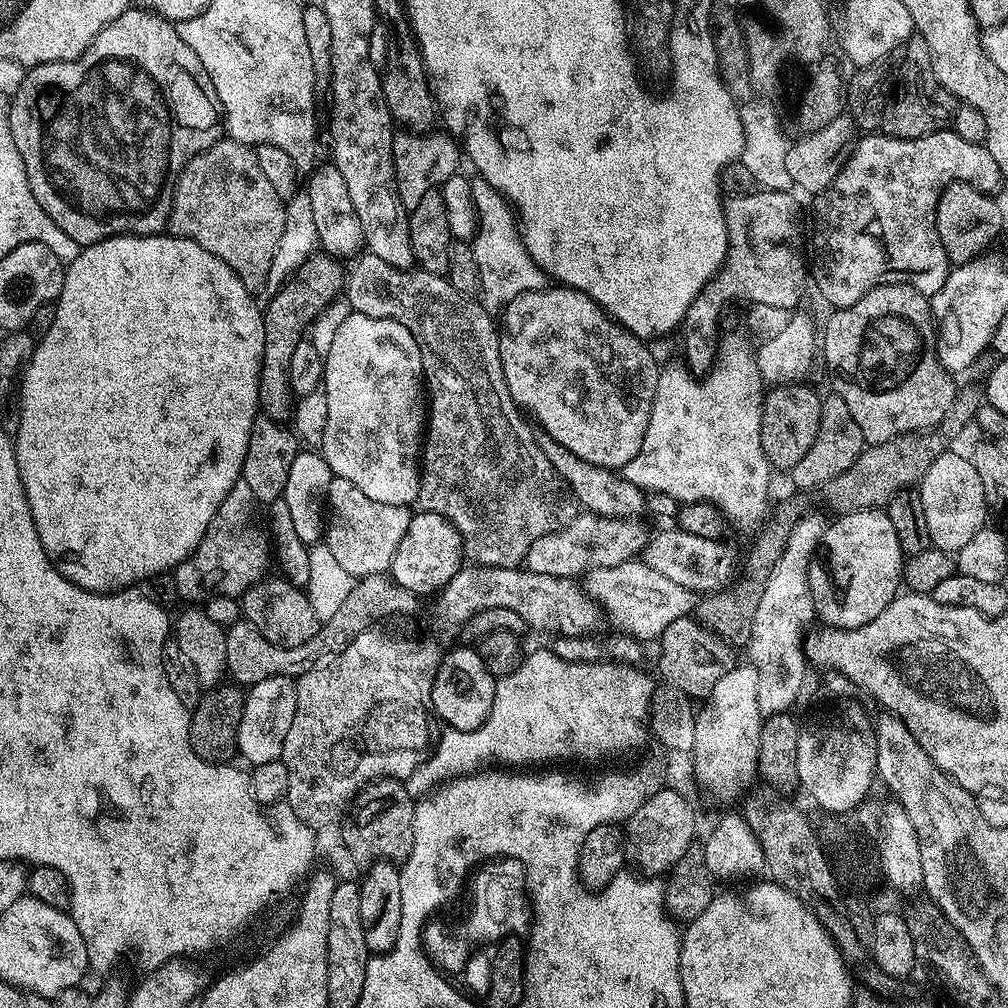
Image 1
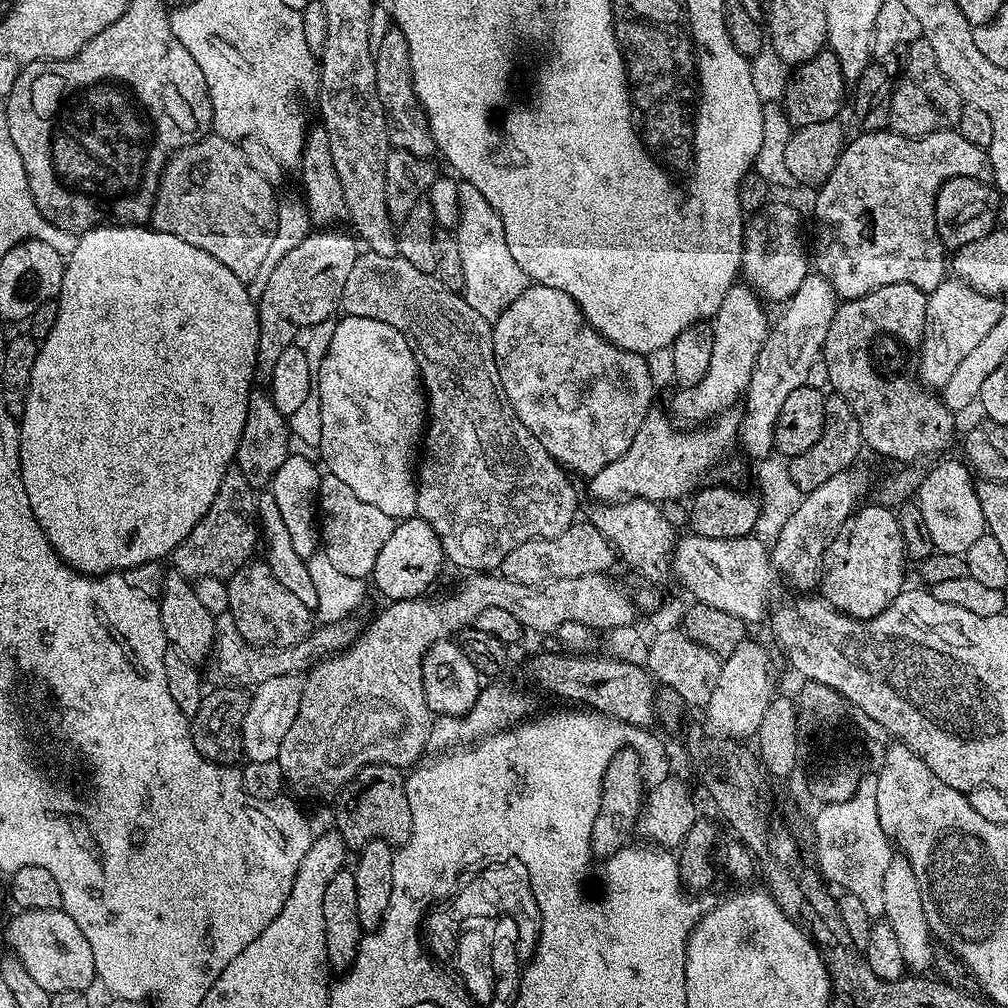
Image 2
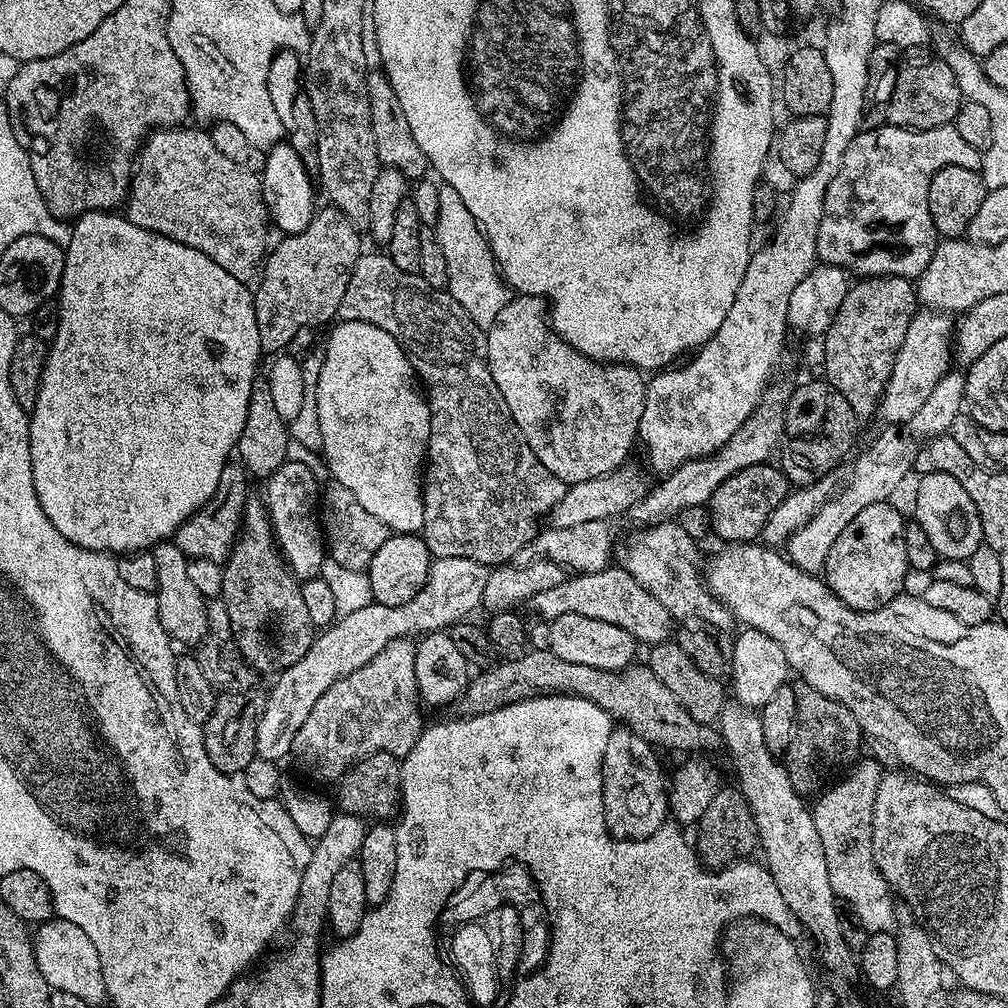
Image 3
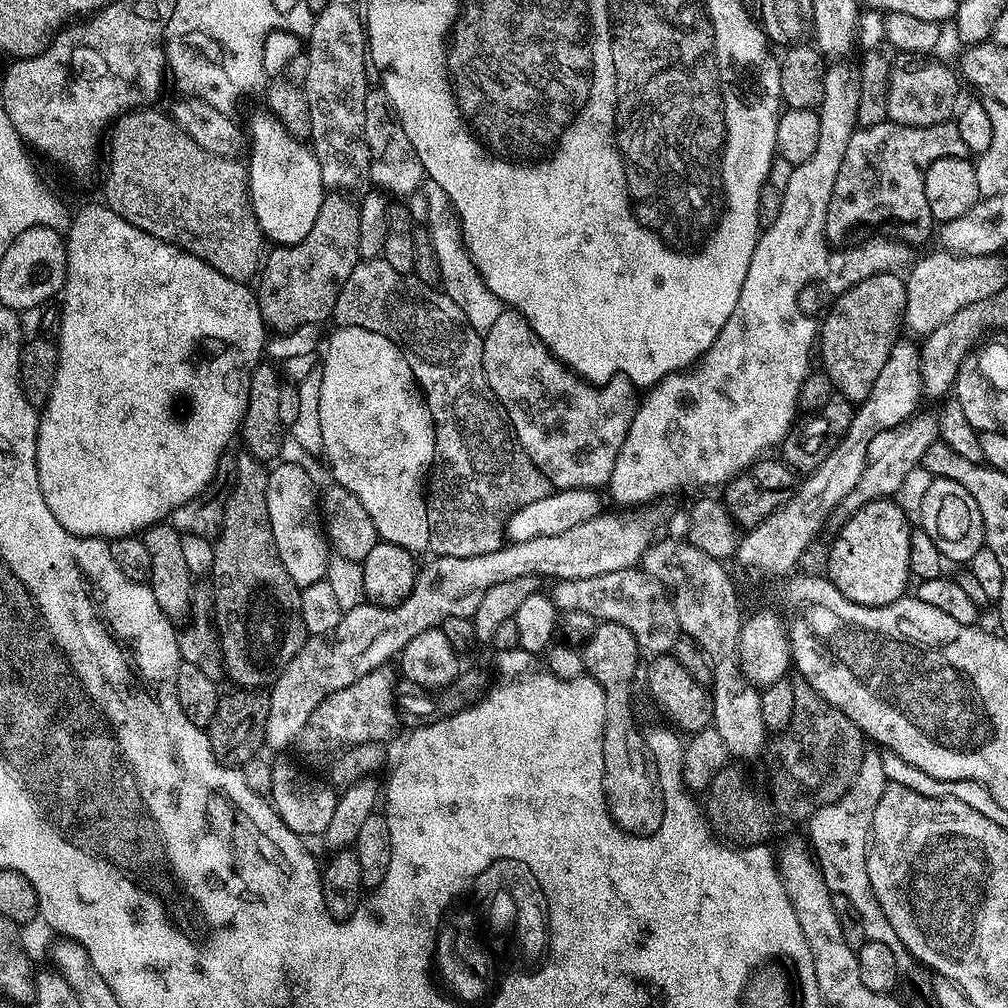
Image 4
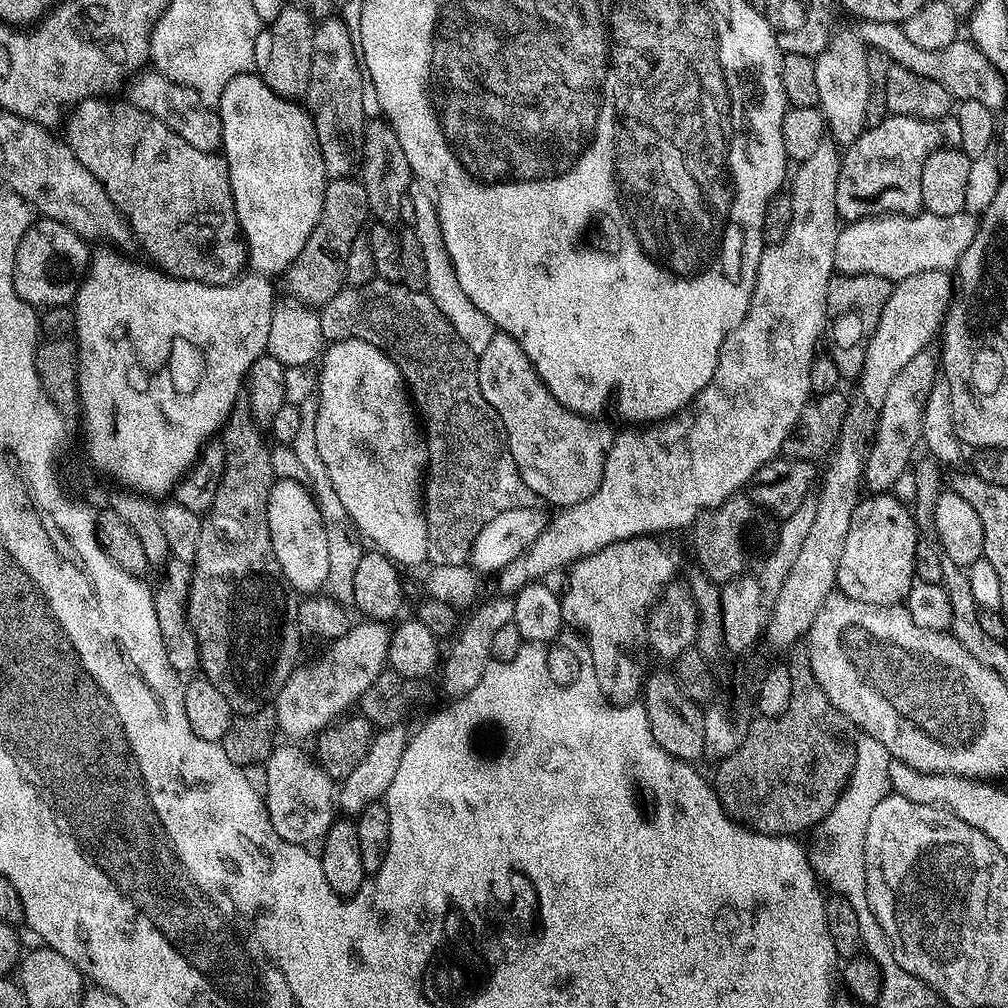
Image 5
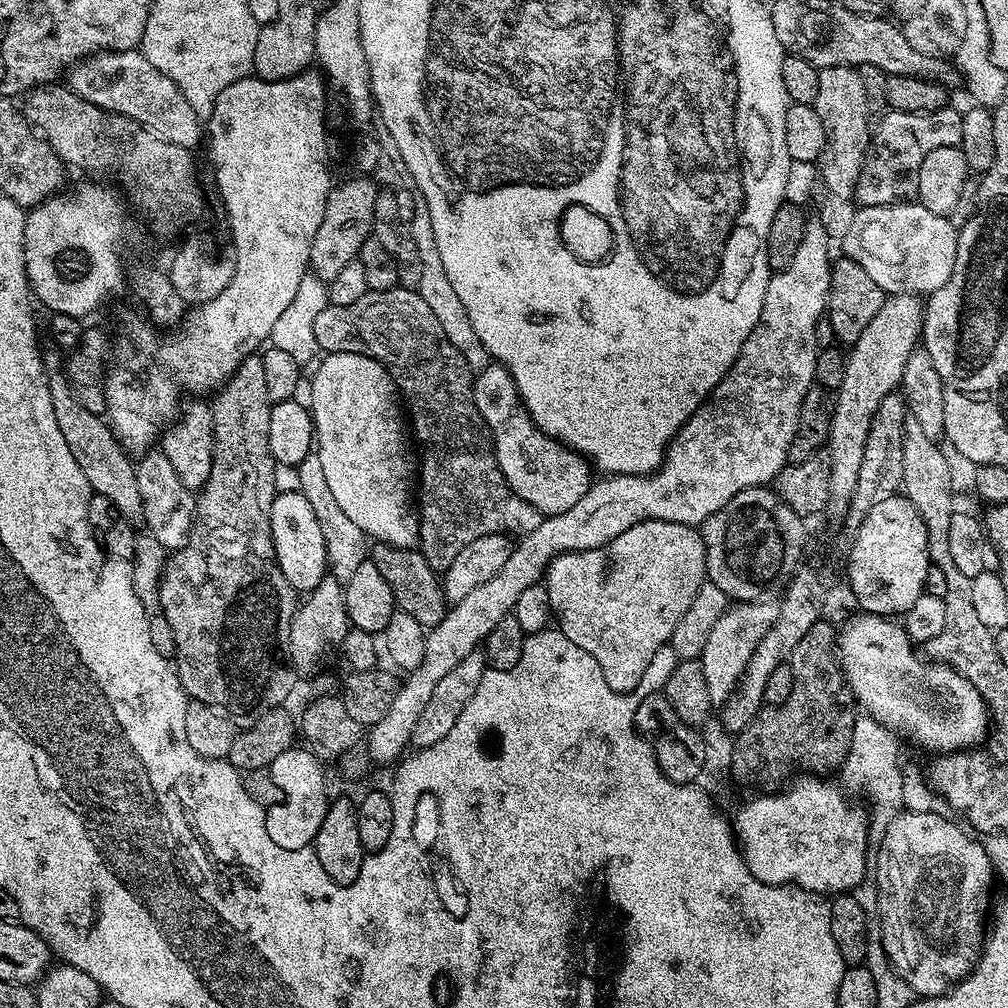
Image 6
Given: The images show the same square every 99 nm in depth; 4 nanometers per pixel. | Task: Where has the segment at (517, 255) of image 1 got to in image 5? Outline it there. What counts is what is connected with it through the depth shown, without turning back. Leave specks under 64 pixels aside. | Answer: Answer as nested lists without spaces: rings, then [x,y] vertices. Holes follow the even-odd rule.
[[[413,178],[408,187],[408,195],[415,211],[411,227],[415,228],[418,234],[418,242],[422,242],[422,258],[426,258],[428,296],[434,302],[434,306],[438,306],[438,310],[442,310],[446,322],[450,322],[450,326],[454,326],[458,338],[462,338],[462,342],[466,342],[466,346],[470,346],[472,352],[479,354],[486,350],[486,346],[490,346],[490,338],[494,338],[498,329],[490,322],[490,318],[486,318],[486,314],[482,314],[482,310],[478,310],[478,306],[474,306],[474,302],[470,302],[466,290],[462,290],[462,285],[458,283],[458,274],[454,274],[450,254],[446,254],[446,246],[442,242],[440,219],[436,213],[436,202],[432,189],[423,180]]]

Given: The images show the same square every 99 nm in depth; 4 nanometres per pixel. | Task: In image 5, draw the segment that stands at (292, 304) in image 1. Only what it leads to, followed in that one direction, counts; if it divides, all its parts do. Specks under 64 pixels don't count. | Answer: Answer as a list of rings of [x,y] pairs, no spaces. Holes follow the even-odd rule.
[[[338,176],[327,181],[325,196],[322,198],[321,217],[310,234],[309,241],[302,252],[293,260],[293,264],[283,272],[282,282],[289,297],[301,300],[309,306],[323,306],[330,302],[345,287],[346,258],[354,238],[365,231],[369,223],[368,195],[364,181],[352,176]]]

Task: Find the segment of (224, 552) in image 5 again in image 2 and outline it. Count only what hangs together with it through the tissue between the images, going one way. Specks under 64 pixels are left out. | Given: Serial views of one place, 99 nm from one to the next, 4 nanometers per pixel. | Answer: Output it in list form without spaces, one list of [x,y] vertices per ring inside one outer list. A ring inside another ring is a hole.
[[[267,562],[256,563],[246,563],[228,577],[228,611],[246,643],[263,650],[294,647],[311,635],[314,629],[313,609],[278,582]]]

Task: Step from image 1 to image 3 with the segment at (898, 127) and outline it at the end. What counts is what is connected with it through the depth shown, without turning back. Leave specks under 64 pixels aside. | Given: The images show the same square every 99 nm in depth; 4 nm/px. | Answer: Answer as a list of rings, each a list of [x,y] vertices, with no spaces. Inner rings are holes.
[[[912,54],[909,60],[904,60],[900,64],[900,69],[897,70],[896,76],[894,75],[894,79],[892,80],[892,97],[888,100],[886,105],[886,120],[887,123],[892,124],[895,128],[912,128],[916,132],[921,132],[922,130],[930,130],[931,128],[937,128],[938,126],[942,126],[943,124],[953,123],[956,119],[956,115],[958,114],[958,110],[960,109],[960,105],[962,103],[962,97],[960,91],[958,90],[958,82],[954,78],[954,70],[950,70],[950,66],[948,65],[947,59],[941,58],[939,60],[936,56],[920,56],[924,54]]]

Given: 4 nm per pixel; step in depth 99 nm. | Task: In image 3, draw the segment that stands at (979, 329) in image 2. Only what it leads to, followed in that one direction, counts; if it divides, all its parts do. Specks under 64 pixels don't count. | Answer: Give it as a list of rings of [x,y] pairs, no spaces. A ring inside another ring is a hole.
[[[920,310],[917,311],[916,315],[912,317],[912,321],[910,322],[910,326],[906,330],[906,338],[902,342],[902,346],[898,354],[896,355],[896,361],[894,362],[894,366],[892,367],[892,373],[890,374],[890,378],[886,382],[886,386],[884,387],[884,392],[880,395],[880,399],[878,401],[878,416],[879,419],[884,419],[883,422],[888,426],[904,426],[907,425],[907,422],[910,418],[914,418],[914,414],[918,414],[918,410],[922,410],[922,406],[926,402],[926,398],[930,398],[930,394],[934,390],[934,386],[938,386],[938,382],[943,378],[944,373],[949,371],[950,365],[954,360],[954,320],[951,315],[947,312],[937,312],[935,310]]]

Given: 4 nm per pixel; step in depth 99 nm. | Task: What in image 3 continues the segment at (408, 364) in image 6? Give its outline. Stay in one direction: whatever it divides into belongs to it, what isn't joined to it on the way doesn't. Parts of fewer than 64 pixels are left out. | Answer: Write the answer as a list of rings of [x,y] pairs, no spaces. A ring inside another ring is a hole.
[[[372,251],[376,252],[370,253],[369,256],[368,253],[362,254],[358,258],[358,262],[350,274],[346,294],[342,294],[342,302],[338,306],[336,314],[340,320],[370,322],[374,326],[386,330],[388,334],[396,334],[396,339],[400,341],[400,345],[404,347],[404,352],[410,358],[412,369],[416,372],[419,383],[426,389],[426,399],[430,410],[428,455],[426,457],[426,471],[422,476],[422,491],[424,493],[424,527],[422,535],[426,546],[433,557],[436,558],[472,559],[474,562],[487,566],[499,566],[511,561],[514,557],[517,557],[514,555],[522,551],[523,548],[527,549],[532,541],[536,539],[538,535],[536,519],[539,516],[547,517],[558,506],[563,498],[566,485],[557,476],[550,474],[550,470],[546,470],[546,466],[542,466],[542,462],[538,462],[538,458],[534,454],[534,450],[530,450],[522,430],[518,430],[518,422],[514,422],[514,418],[510,414],[510,406],[506,406],[506,402],[502,398],[502,394],[488,369],[488,337],[485,329],[476,325],[474,318],[470,318],[470,314],[466,314],[466,310],[462,310],[460,303],[447,290],[430,286],[430,282],[423,280],[416,272],[402,270],[383,251]]]

